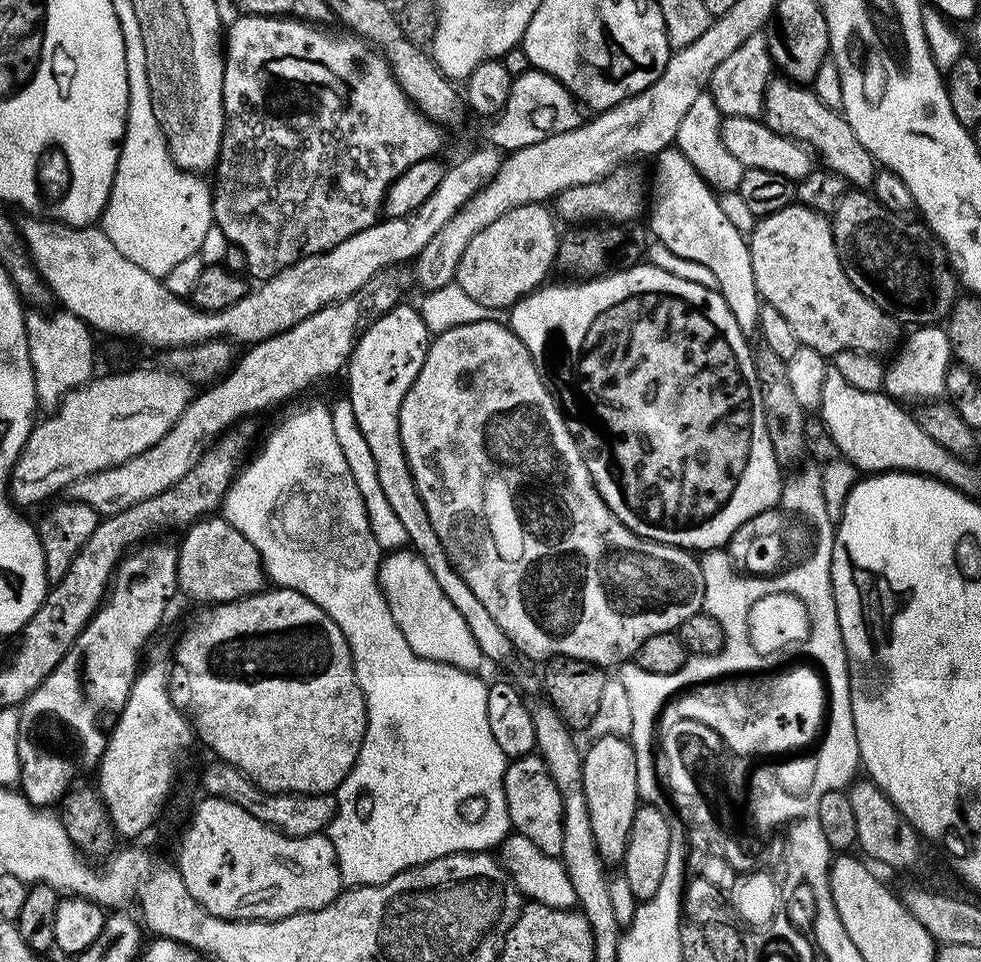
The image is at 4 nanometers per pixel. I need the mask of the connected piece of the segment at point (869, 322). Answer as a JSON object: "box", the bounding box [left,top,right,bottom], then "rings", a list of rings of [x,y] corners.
{"box":[747,214,902,358],"rings":[[[792,214],[759,217],[756,227],[747,237],[754,266],[754,282],[760,291],[761,301],[774,306],[778,314],[785,316],[803,347],[813,348],[825,358],[835,358],[842,350],[885,354],[892,347],[895,349],[902,340],[901,325],[889,312],[883,312],[874,302],[870,302],[870,298],[866,298],[866,294],[859,292],[850,278],[846,278],[834,246],[831,219],[824,214],[788,215]]]}

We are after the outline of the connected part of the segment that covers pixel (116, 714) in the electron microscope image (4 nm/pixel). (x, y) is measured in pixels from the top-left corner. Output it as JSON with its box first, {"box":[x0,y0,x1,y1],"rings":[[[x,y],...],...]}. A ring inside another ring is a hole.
{"box":[18,538,178,806],"rings":[[[161,538],[141,543],[133,547],[120,560],[116,574],[112,577],[108,595],[92,621],[78,634],[70,650],[54,666],[54,670],[19,705],[20,725],[18,726],[18,762],[20,763],[19,791],[23,792],[31,804],[52,806],[63,801],[68,789],[81,779],[83,772],[99,769],[100,759],[108,745],[108,734],[118,722],[128,701],[132,683],[141,667],[140,647],[160,628],[172,595],[178,592],[177,545],[167,544]]]}

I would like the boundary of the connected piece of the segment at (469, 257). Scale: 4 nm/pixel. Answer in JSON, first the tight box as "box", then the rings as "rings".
{"box":[454,204,561,310],"rings":[[[544,204],[518,206],[502,218],[494,218],[486,230],[478,230],[462,253],[454,283],[462,286],[474,302],[505,310],[535,292],[549,279],[548,271],[553,271],[561,235],[556,230],[557,217],[546,209]]]}

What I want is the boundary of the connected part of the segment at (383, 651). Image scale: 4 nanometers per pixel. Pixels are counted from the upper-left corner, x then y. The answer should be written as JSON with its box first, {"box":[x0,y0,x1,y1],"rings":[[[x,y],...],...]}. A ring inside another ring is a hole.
{"box":[222,404,510,885],"rings":[[[312,404],[293,416],[288,416],[268,436],[268,441],[260,448],[256,457],[249,459],[237,472],[235,480],[224,495],[222,515],[231,522],[234,530],[246,534],[250,542],[254,542],[254,550],[264,563],[267,579],[273,585],[289,588],[314,602],[342,630],[346,642],[350,646],[352,665],[356,671],[356,681],[364,692],[364,701],[368,707],[368,729],[364,735],[362,746],[358,750],[358,758],[346,774],[334,795],[336,813],[326,829],[328,841],[334,846],[336,861],[340,867],[340,878],[345,885],[382,884],[390,876],[402,874],[408,868],[416,868],[431,860],[449,856],[455,852],[488,852],[500,845],[510,835],[508,811],[506,810],[506,794],[504,793],[504,772],[510,763],[509,757],[502,754],[498,742],[494,742],[494,734],[490,734],[490,718],[486,718],[486,694],[488,684],[479,680],[479,675],[464,672],[449,664],[439,664],[436,660],[424,660],[417,652],[410,650],[406,638],[402,638],[402,630],[394,622],[394,614],[390,614],[390,606],[380,588],[380,561],[382,549],[375,541],[370,530],[370,522],[366,518],[366,506],[362,502],[362,494],[358,494],[358,482],[354,482],[354,474],[350,474],[350,466],[342,454],[342,446],[338,446],[338,438],[334,435],[334,422],[329,405]]]}

